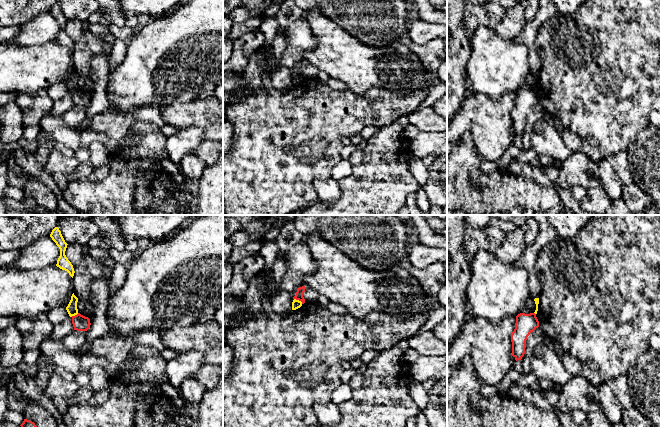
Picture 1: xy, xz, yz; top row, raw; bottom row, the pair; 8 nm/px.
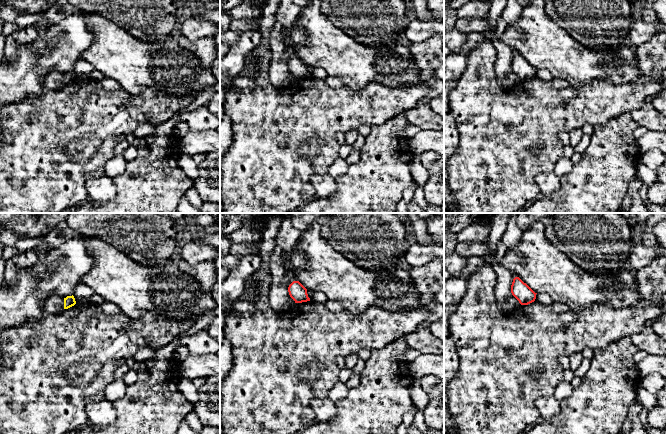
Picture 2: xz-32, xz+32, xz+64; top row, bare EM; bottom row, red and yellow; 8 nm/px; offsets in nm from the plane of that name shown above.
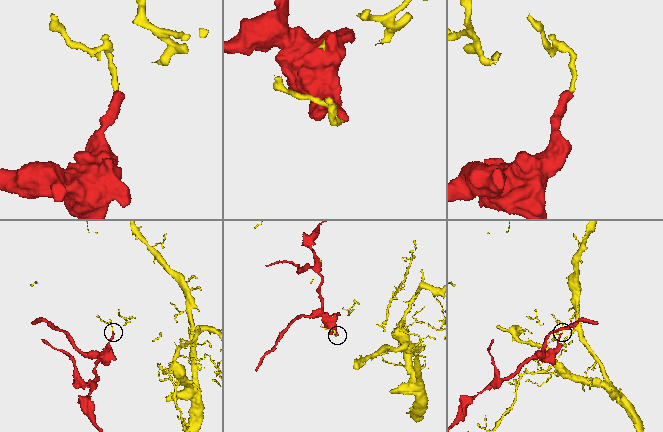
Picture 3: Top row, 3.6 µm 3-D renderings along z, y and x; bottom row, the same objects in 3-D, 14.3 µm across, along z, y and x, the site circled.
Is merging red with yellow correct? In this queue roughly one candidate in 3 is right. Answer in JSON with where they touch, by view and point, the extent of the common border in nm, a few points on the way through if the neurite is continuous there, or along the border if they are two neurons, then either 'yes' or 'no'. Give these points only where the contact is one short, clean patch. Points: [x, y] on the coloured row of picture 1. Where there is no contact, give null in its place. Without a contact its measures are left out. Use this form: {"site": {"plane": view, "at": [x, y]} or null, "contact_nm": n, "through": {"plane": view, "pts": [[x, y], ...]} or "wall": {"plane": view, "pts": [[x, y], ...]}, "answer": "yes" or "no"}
{"site": {"plane": "xz", "at": [298, 299]}, "contact_nm": 80, "wall": {"plane": "xz", "pts": [[294, 298], [302, 303]]}, "answer": "no"}

